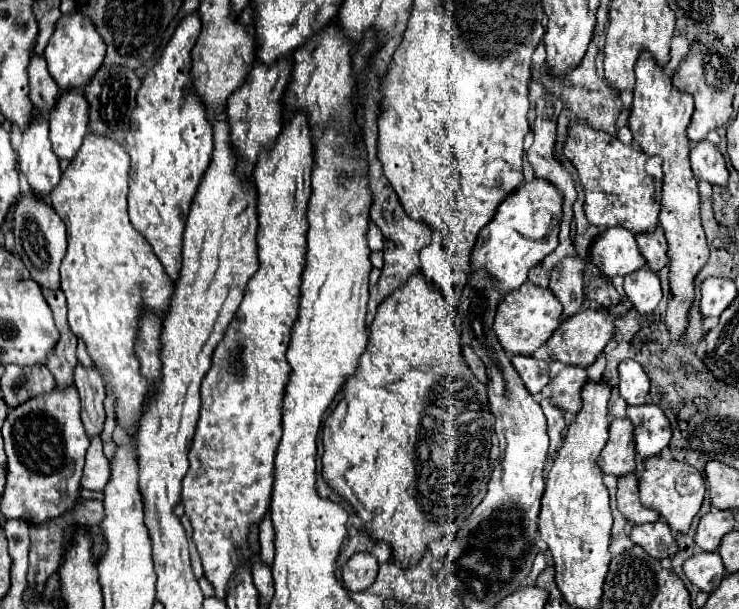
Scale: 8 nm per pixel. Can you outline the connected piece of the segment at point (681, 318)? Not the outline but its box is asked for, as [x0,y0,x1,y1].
[629,52,709,340]

